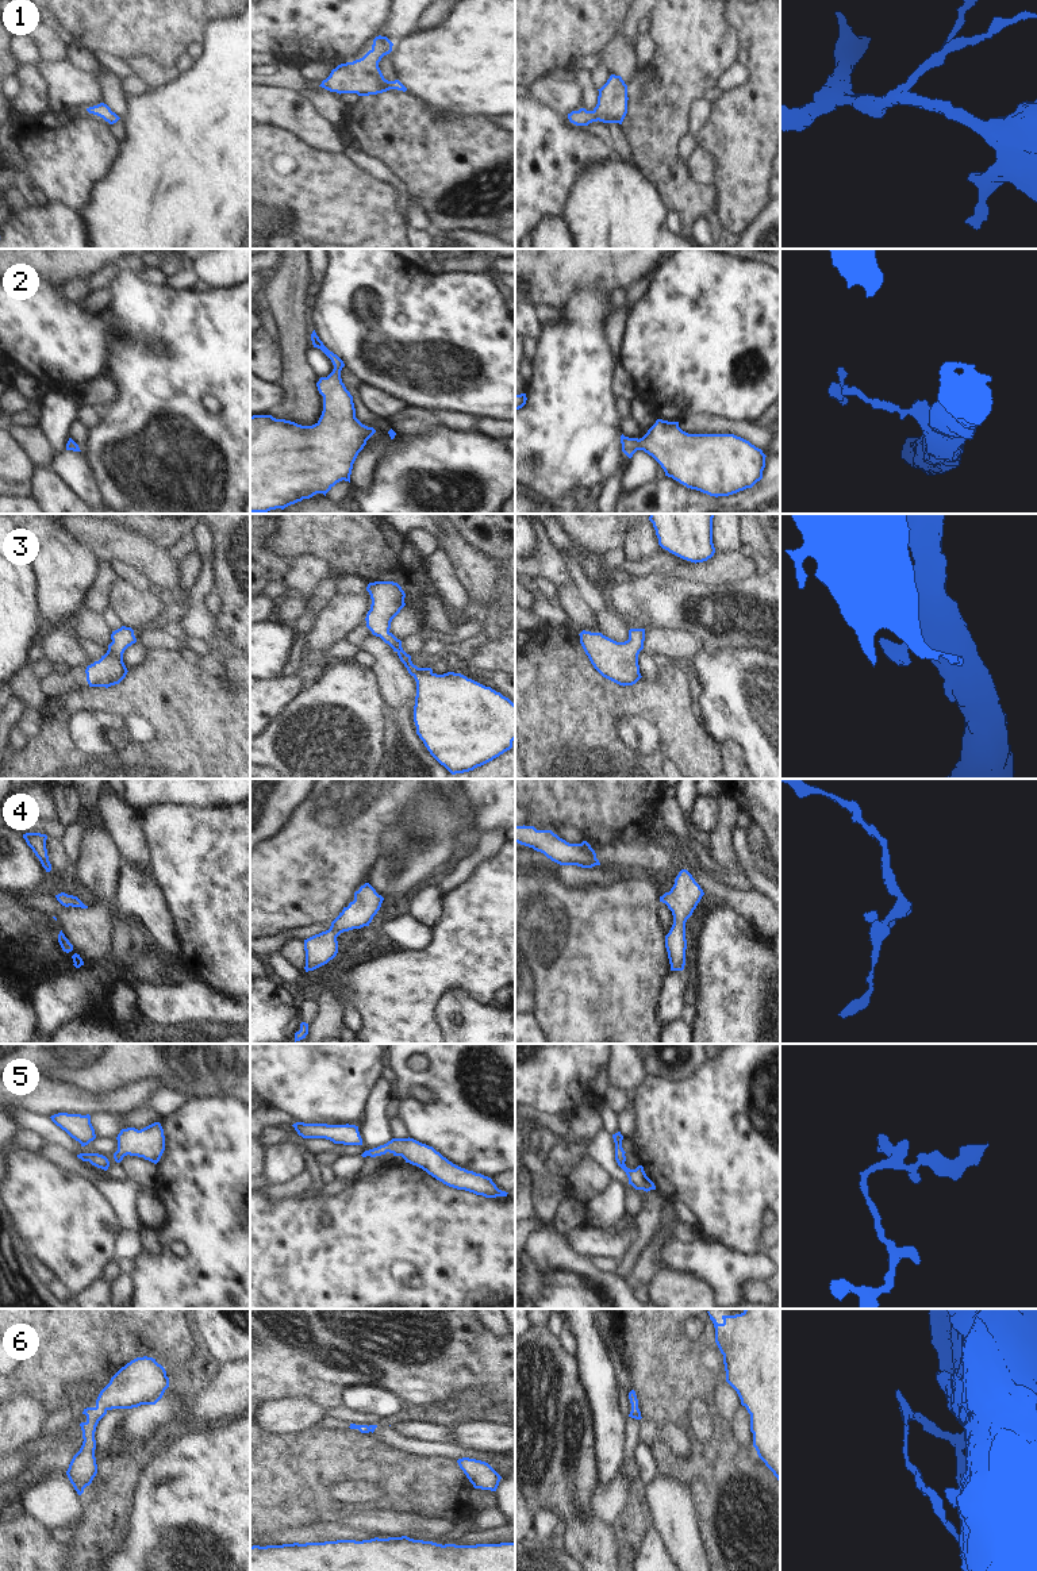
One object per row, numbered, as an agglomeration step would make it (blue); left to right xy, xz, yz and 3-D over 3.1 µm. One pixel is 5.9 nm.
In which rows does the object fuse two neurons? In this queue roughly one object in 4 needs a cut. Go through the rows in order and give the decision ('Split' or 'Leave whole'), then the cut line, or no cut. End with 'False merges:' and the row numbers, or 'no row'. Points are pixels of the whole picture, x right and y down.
1: Leave whole. No split
2: Leave whole. No split
3: Leave whole. No split
4: Leave whole. No split
5: Leave whole. No split
6: Leave whole. No split
False merges: no row.

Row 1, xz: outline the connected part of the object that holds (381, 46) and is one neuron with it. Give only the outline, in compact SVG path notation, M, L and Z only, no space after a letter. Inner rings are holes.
M376 37L372 49L360 59L338 65L319 87L337 93L357 93L369 96L397 89L406 92L407 88L399 81L384 78L379 62L392 51L393 43L387 37Z

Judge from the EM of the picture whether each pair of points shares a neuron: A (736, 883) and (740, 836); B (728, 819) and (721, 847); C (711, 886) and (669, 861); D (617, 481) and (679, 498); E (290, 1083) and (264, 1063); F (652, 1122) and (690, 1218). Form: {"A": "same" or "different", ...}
{"A": "different", "B": "same", "C": "different", "D": "different", "E": "same", "F": "different"}

